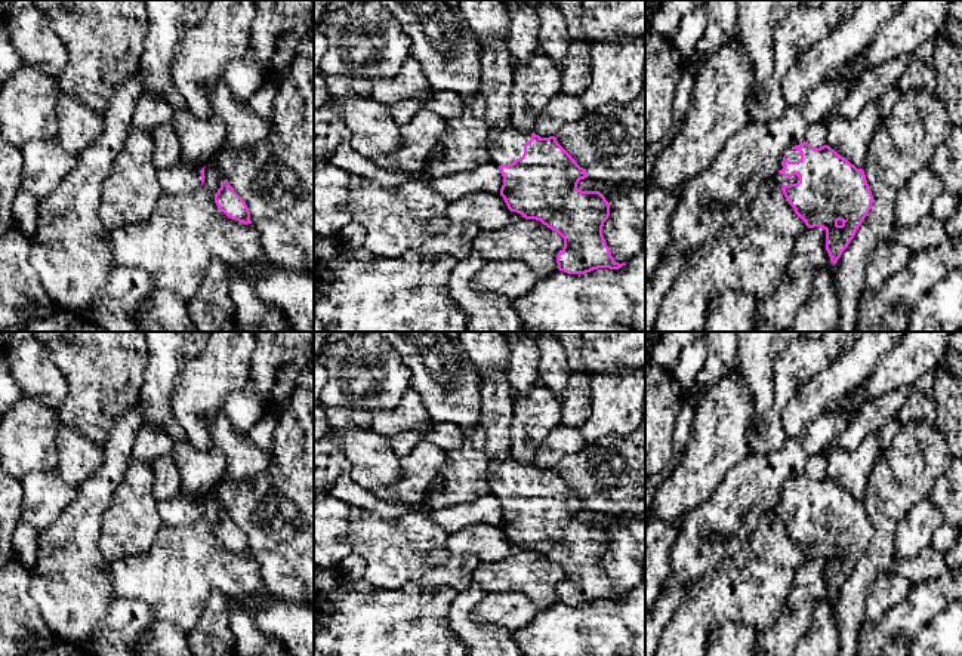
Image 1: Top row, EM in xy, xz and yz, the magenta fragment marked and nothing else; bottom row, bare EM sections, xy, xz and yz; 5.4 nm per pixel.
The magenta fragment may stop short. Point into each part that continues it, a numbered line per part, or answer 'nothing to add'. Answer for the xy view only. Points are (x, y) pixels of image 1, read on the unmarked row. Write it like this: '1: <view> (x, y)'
1: xy (178, 511)

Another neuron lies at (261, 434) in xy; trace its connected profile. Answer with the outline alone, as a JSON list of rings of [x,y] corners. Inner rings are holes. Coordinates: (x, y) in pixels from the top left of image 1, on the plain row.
[[[266,413],[249,432],[247,437],[265,453],[272,452],[272,434],[277,426],[277,418]]]

